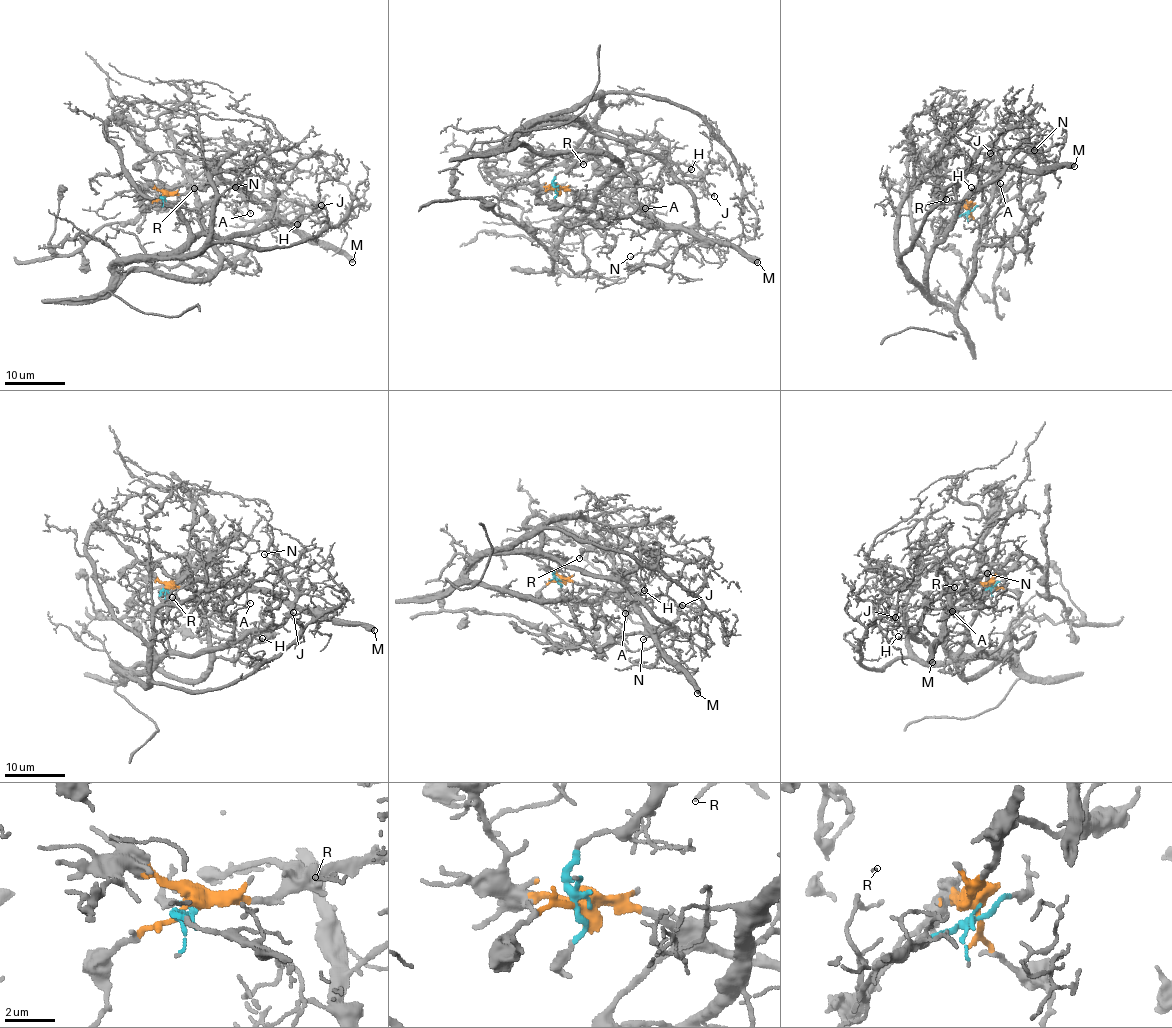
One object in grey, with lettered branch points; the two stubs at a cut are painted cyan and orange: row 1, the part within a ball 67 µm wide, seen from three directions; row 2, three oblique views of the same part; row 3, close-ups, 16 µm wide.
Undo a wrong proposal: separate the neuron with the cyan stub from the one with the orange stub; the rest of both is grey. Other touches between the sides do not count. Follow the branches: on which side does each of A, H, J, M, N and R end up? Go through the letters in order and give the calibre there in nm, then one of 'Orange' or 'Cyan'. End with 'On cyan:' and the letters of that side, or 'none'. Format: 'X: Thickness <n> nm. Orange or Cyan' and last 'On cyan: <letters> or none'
A: Thickness 120 nm. Orange
H: Thickness 120 nm. Cyan
J: Thickness 130 nm. Cyan
M: Thickness 600 nm. Orange
N: Thickness 100 nm. Cyan
R: Thickness 130 nm. Orange
On cyan: H, J, N

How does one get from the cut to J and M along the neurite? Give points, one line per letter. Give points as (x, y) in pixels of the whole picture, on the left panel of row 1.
J: (166, 196), (162, 198), (200, 211), (199, 224), (205, 232), (219, 237), (266, 230), (322, 206)
M: (164, 196), (181, 194), (207, 184), (237, 184), (265, 203), (297, 231), (346, 252), (352, 262)

